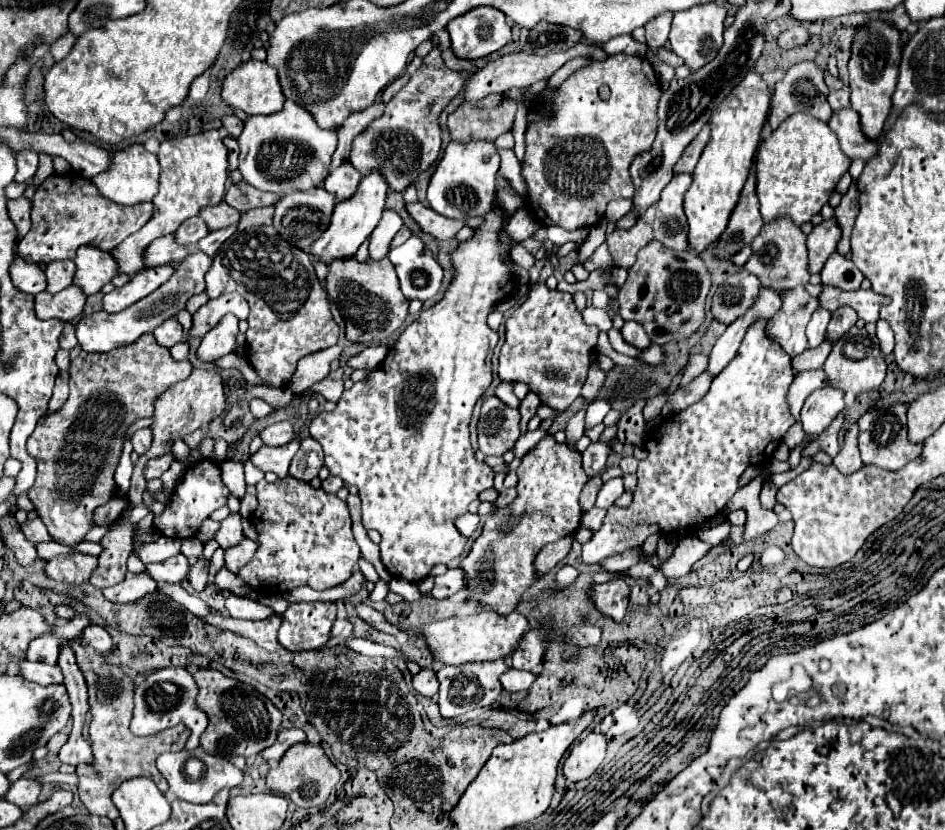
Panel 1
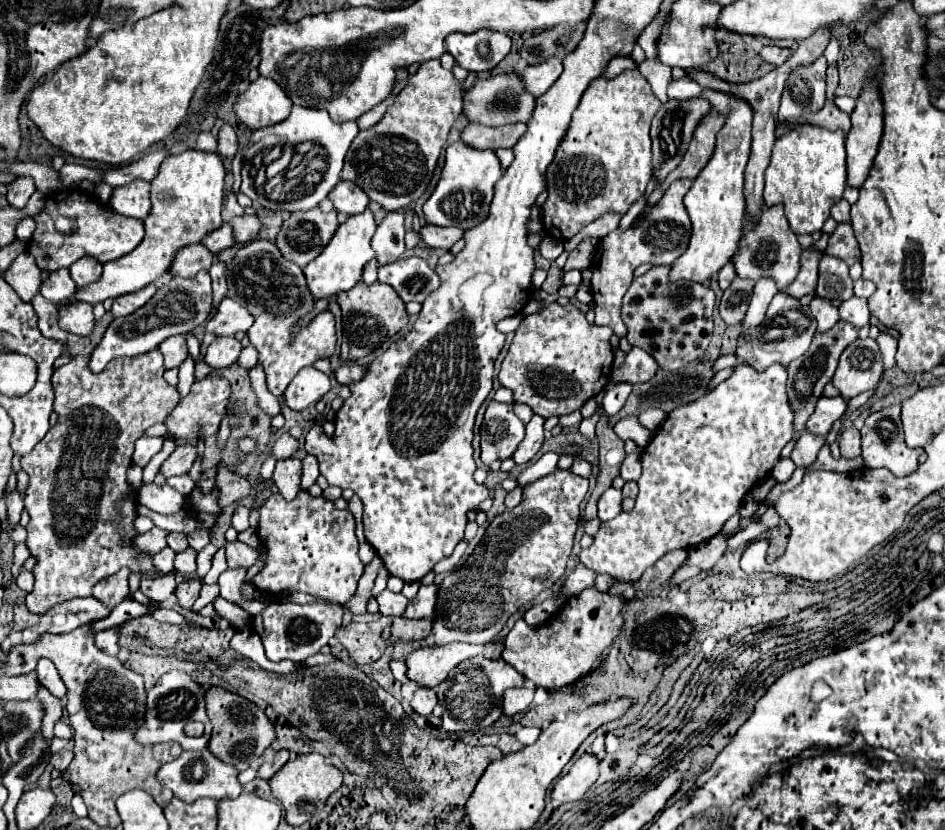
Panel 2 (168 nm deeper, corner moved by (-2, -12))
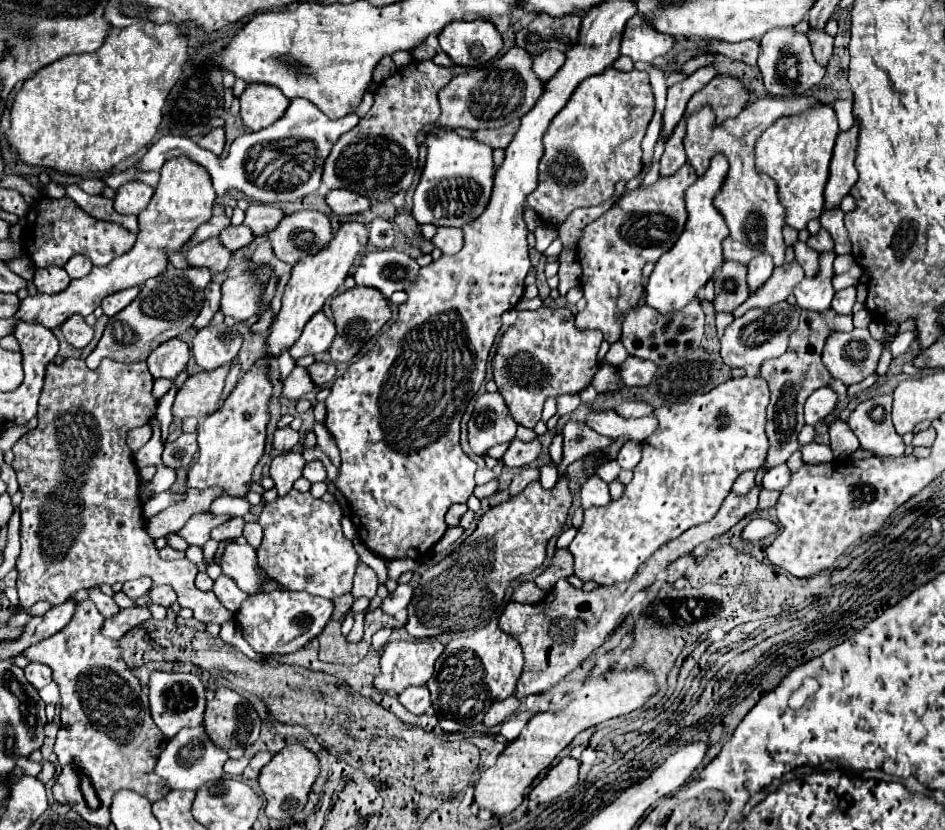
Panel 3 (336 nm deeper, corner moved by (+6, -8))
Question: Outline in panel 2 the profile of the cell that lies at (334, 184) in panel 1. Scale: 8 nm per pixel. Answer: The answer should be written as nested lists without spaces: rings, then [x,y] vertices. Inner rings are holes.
[[[339,182],[329,192],[329,200],[333,202],[337,212],[343,212],[347,216],[363,212],[367,208],[367,204],[369,204],[367,194],[355,182]]]

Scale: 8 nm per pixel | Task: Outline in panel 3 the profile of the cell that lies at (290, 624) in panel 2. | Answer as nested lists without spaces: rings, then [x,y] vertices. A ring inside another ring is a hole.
[[[273,590],[263,594],[249,596],[235,620],[243,630],[243,638],[259,654],[293,654],[301,650],[309,640],[317,638],[333,612],[333,602],[309,592],[291,592],[291,590]]]

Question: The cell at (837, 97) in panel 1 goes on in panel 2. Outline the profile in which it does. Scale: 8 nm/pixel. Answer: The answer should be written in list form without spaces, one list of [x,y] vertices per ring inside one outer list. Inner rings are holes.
[[[835,64],[833,66],[829,66],[826,71],[826,97],[827,100],[831,100],[831,102],[835,102],[835,90],[837,90],[837,86],[839,86],[839,74],[838,69]]]

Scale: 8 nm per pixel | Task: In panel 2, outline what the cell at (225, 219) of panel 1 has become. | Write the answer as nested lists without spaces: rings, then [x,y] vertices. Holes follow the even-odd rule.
[[[235,216],[231,222],[233,228],[233,238],[237,244],[247,244],[251,240],[257,238],[259,230],[261,230],[261,222],[257,216]]]

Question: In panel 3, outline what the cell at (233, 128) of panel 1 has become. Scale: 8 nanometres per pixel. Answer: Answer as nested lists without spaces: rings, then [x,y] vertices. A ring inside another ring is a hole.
[[[213,128],[209,134],[205,134],[199,142],[197,142],[201,148],[205,150],[211,150],[215,156],[221,156],[223,152],[223,146],[225,146],[225,130],[223,128]]]

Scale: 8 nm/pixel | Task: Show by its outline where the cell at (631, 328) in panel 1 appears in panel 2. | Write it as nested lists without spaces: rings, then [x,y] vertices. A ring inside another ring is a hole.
[[[633,346],[629,350],[629,354],[625,356],[625,362],[613,370],[611,378],[615,382],[629,382],[629,384],[637,384],[637,382],[647,382],[649,378],[653,378],[653,374],[657,372],[657,362],[653,360],[651,354],[647,354],[645,350]]]

